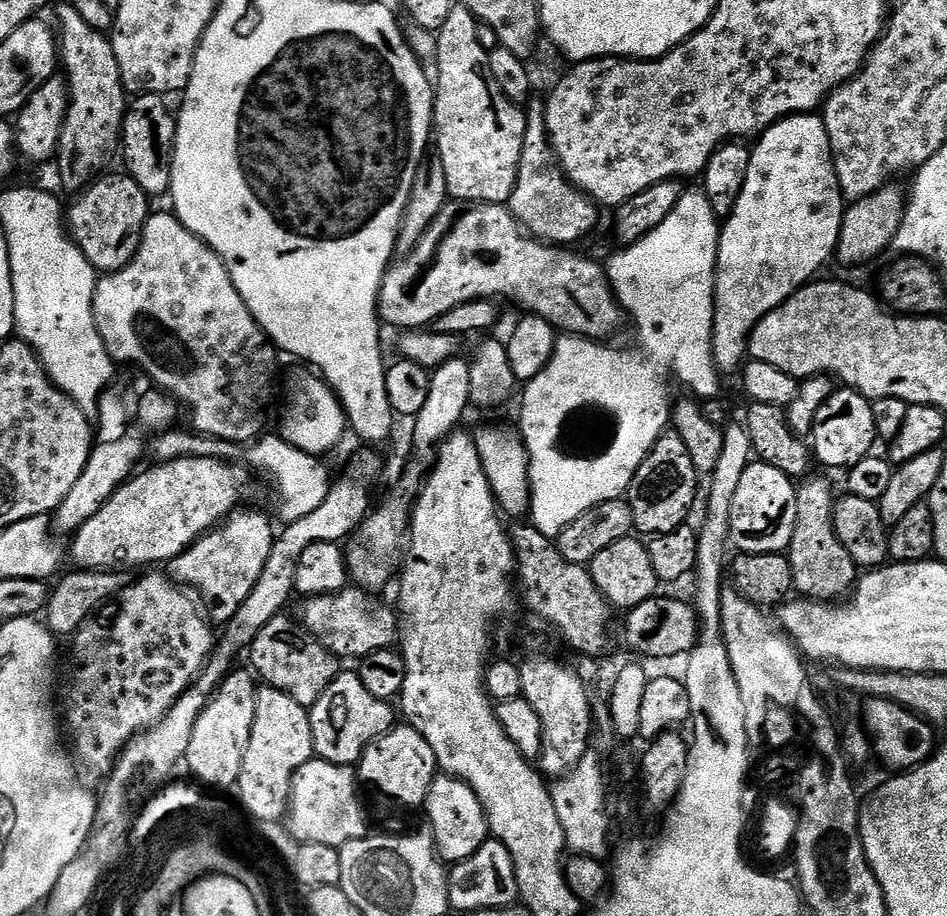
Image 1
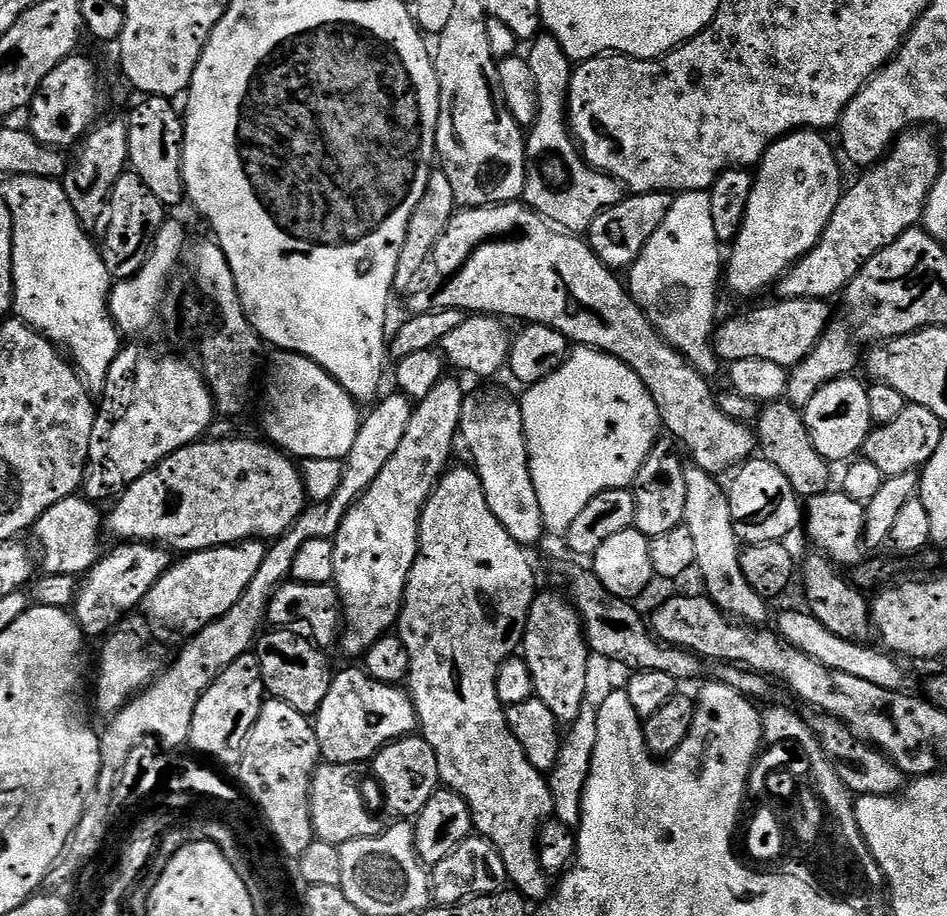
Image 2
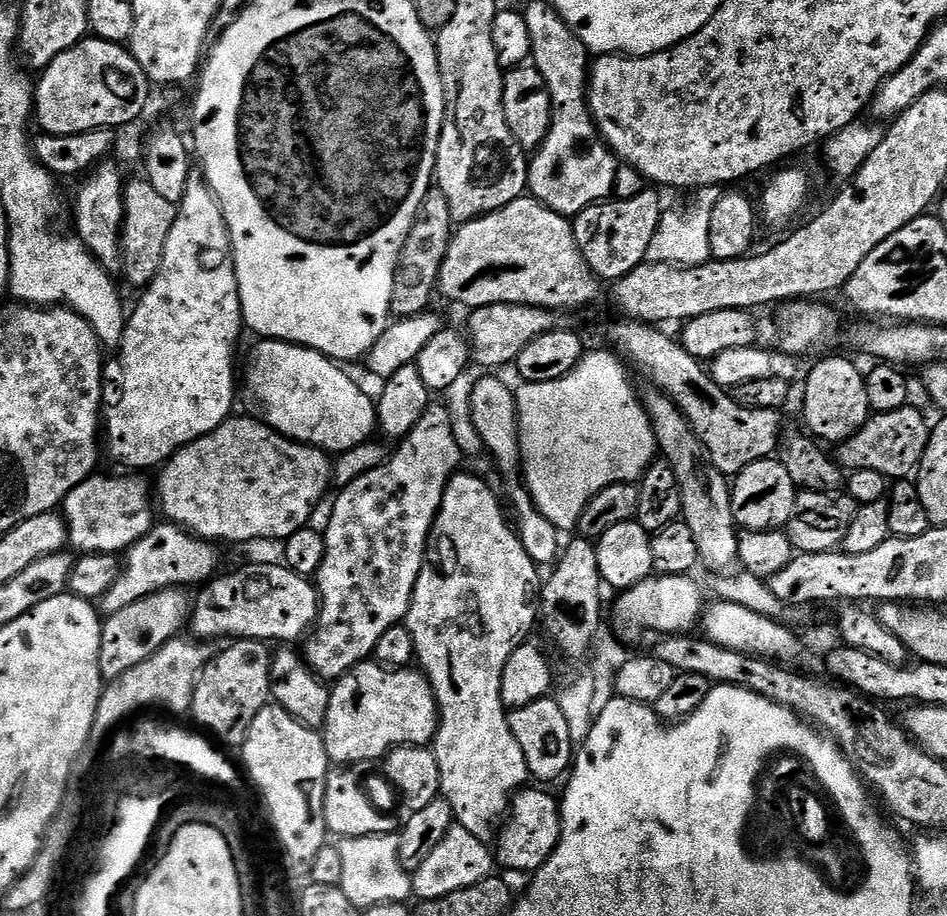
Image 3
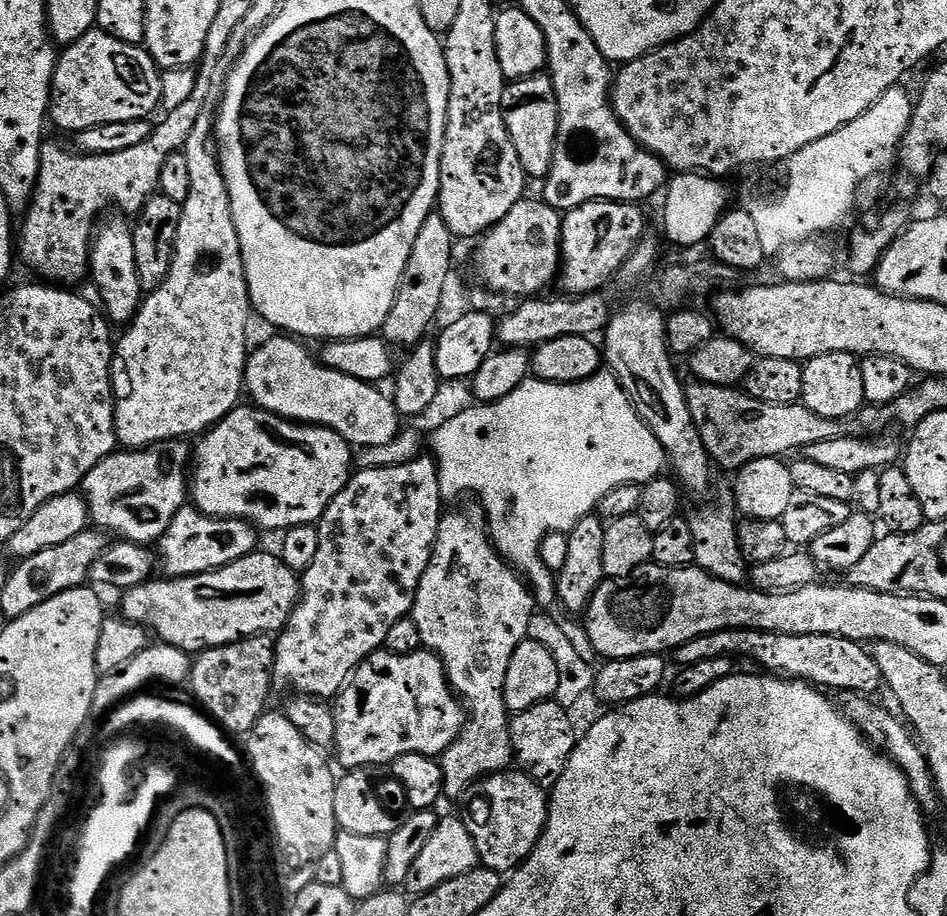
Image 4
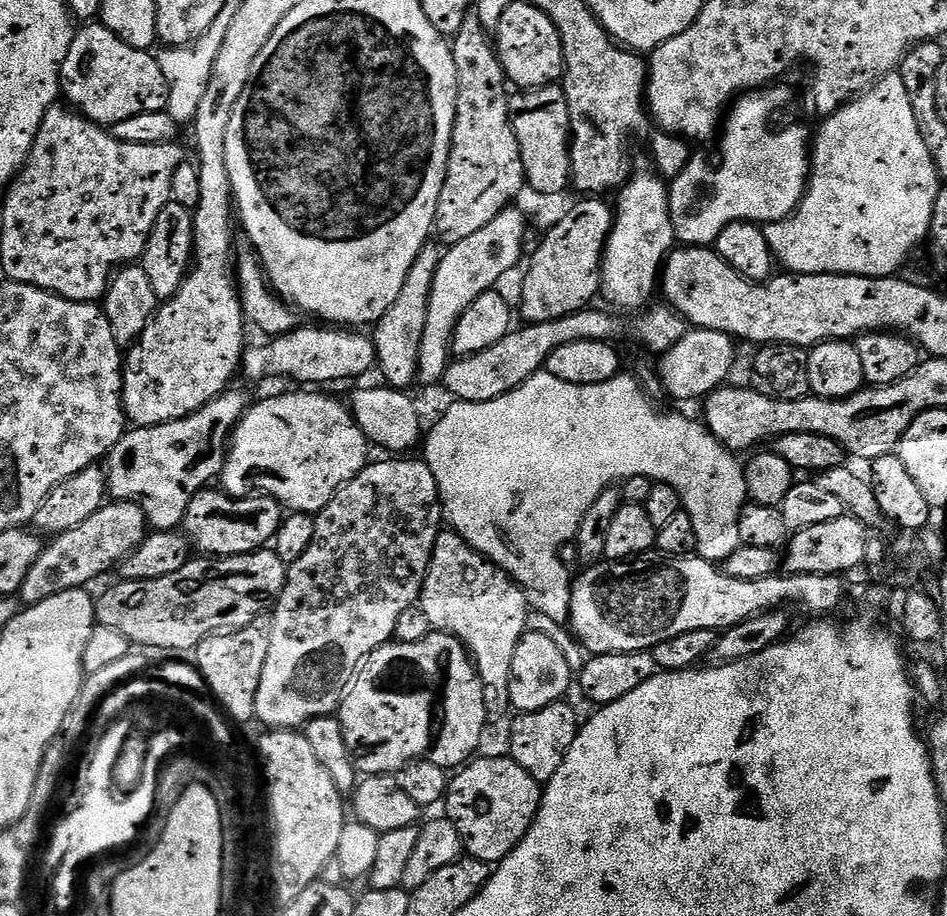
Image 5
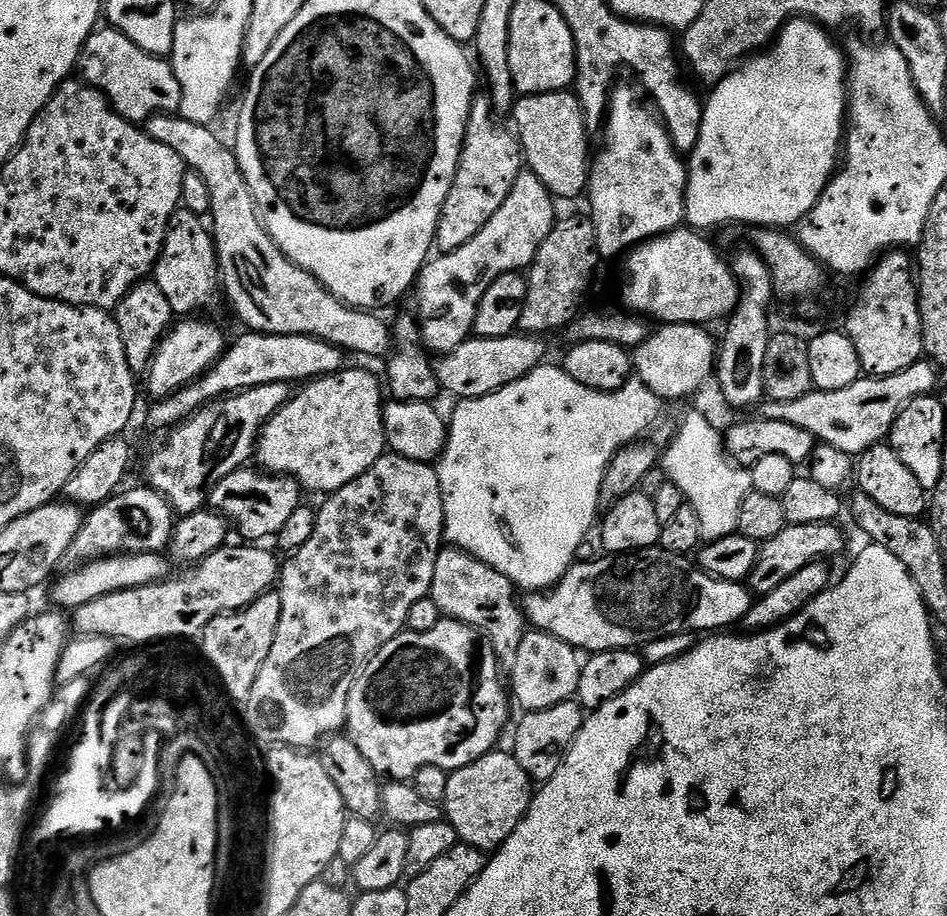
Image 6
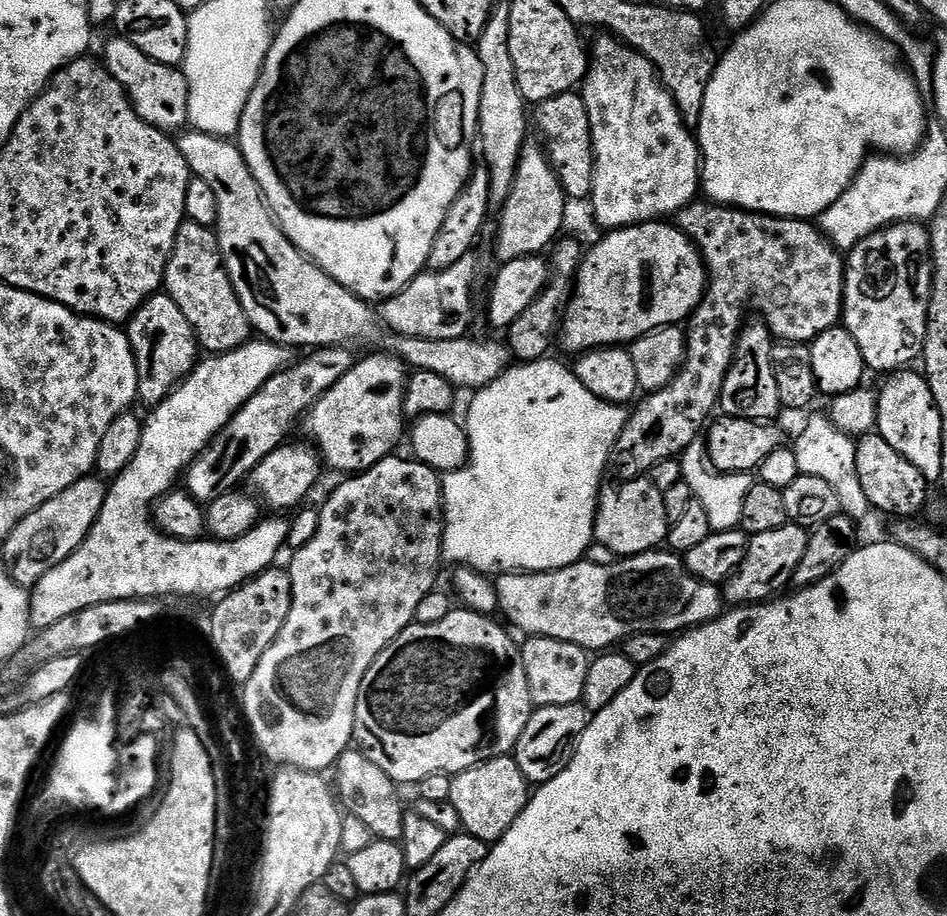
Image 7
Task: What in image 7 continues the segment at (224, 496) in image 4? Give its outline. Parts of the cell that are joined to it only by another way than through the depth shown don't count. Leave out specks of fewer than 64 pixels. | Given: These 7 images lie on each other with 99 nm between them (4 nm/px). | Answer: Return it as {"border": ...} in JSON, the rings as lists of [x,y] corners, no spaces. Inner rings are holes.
{"border":[[[391,354],[379,355],[368,356],[365,360],[357,359],[352,369],[342,378],[338,378],[338,382],[334,382],[334,386],[330,386],[330,390],[326,390],[326,394],[322,394],[322,398],[318,398],[316,405],[307,413],[306,421],[308,420],[308,428],[313,436],[311,439],[323,463],[327,467],[329,464],[336,472],[359,474],[367,468],[374,467],[397,451],[396,443],[399,442],[403,432],[405,435],[404,393],[410,376],[403,360]]]}

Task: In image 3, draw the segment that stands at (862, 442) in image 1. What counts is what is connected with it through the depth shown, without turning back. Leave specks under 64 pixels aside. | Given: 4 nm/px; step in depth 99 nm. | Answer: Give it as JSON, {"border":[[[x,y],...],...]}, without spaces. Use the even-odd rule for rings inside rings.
{"border":[[[828,356],[809,370],[808,381],[804,384],[804,420],[808,423],[807,431],[817,441],[835,446],[853,436],[869,415],[865,373],[860,373],[846,357]]]}

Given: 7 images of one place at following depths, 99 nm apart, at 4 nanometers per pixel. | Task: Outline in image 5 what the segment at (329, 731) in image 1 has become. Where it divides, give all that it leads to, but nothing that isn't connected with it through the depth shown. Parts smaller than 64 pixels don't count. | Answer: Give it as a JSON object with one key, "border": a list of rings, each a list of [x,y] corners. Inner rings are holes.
{"border":[[[433,630],[429,636],[422,638],[422,642],[389,642],[378,650],[374,650],[364,661],[361,669],[353,680],[350,691],[345,695],[343,704],[338,709],[340,725],[346,734],[346,746],[352,755],[352,761],[356,764],[357,773],[364,776],[386,776],[399,773],[401,768],[408,765],[411,760],[429,760],[438,766],[449,770],[459,769],[469,763],[477,755],[476,747],[484,736],[484,727],[490,721],[490,713],[484,701],[484,684],[480,675],[476,673],[476,665],[473,664],[471,655],[464,643],[445,632]]]}

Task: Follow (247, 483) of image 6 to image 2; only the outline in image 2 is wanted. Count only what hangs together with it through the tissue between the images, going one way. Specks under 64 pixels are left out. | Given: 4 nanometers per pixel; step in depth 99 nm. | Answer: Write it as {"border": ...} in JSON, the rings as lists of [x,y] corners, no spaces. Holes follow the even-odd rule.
{"border":[[[120,542],[113,552],[105,551],[101,555],[100,561],[88,572],[84,573],[79,581],[76,598],[74,601],[74,615],[76,624],[84,632],[85,637],[92,636],[105,637],[117,627],[116,624],[132,607],[143,605],[146,594],[150,594],[150,586],[162,578],[162,574],[170,567],[170,555],[167,547],[159,544],[149,544],[147,542]]]}

